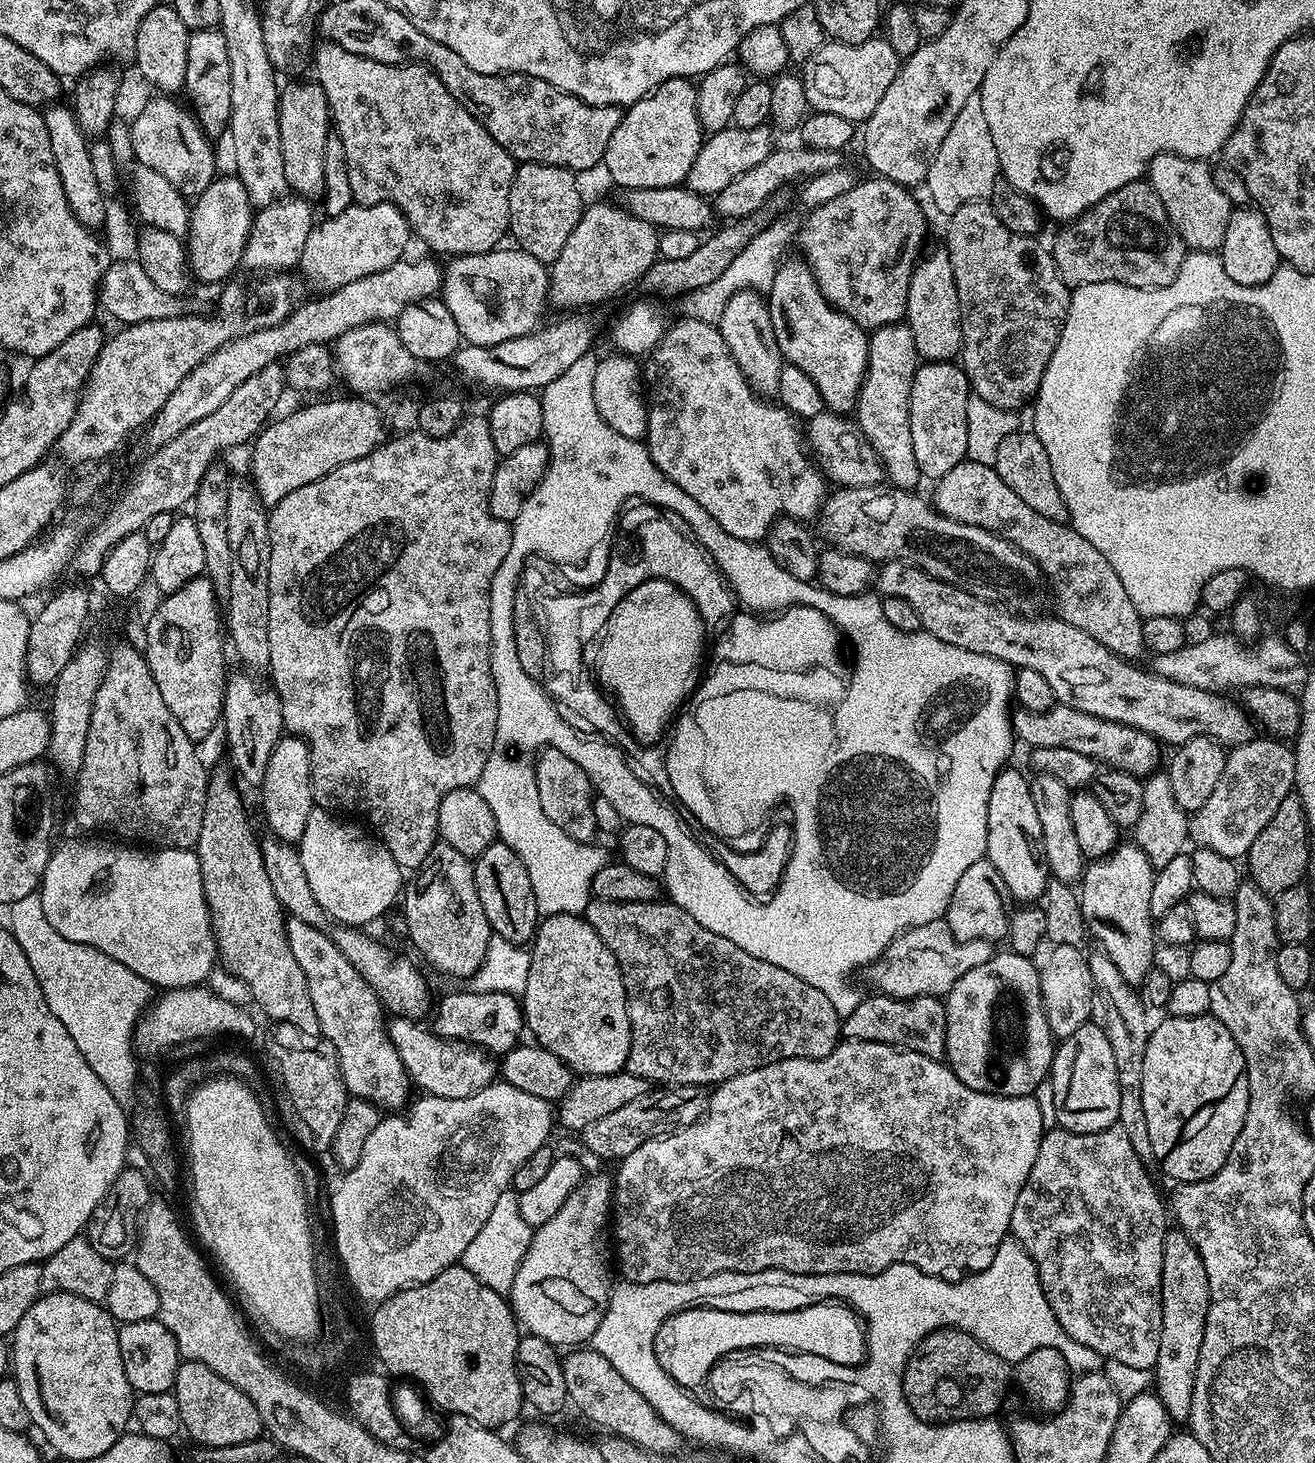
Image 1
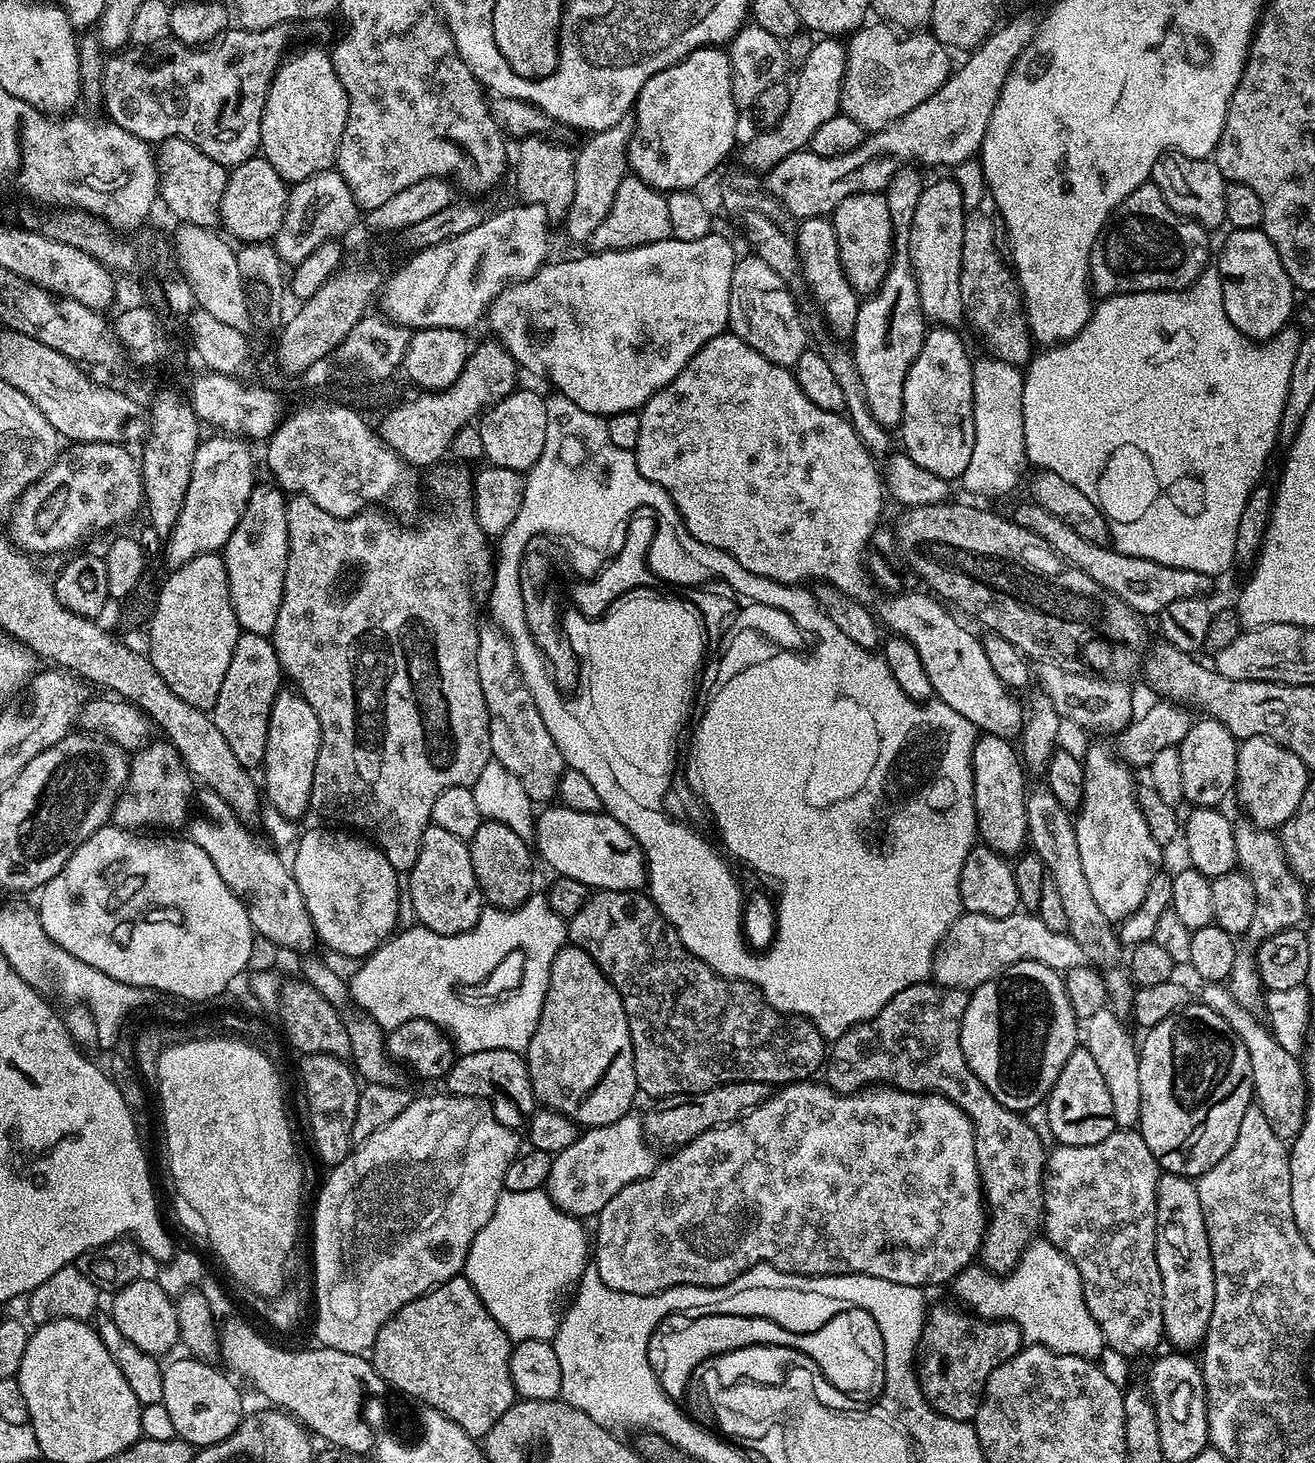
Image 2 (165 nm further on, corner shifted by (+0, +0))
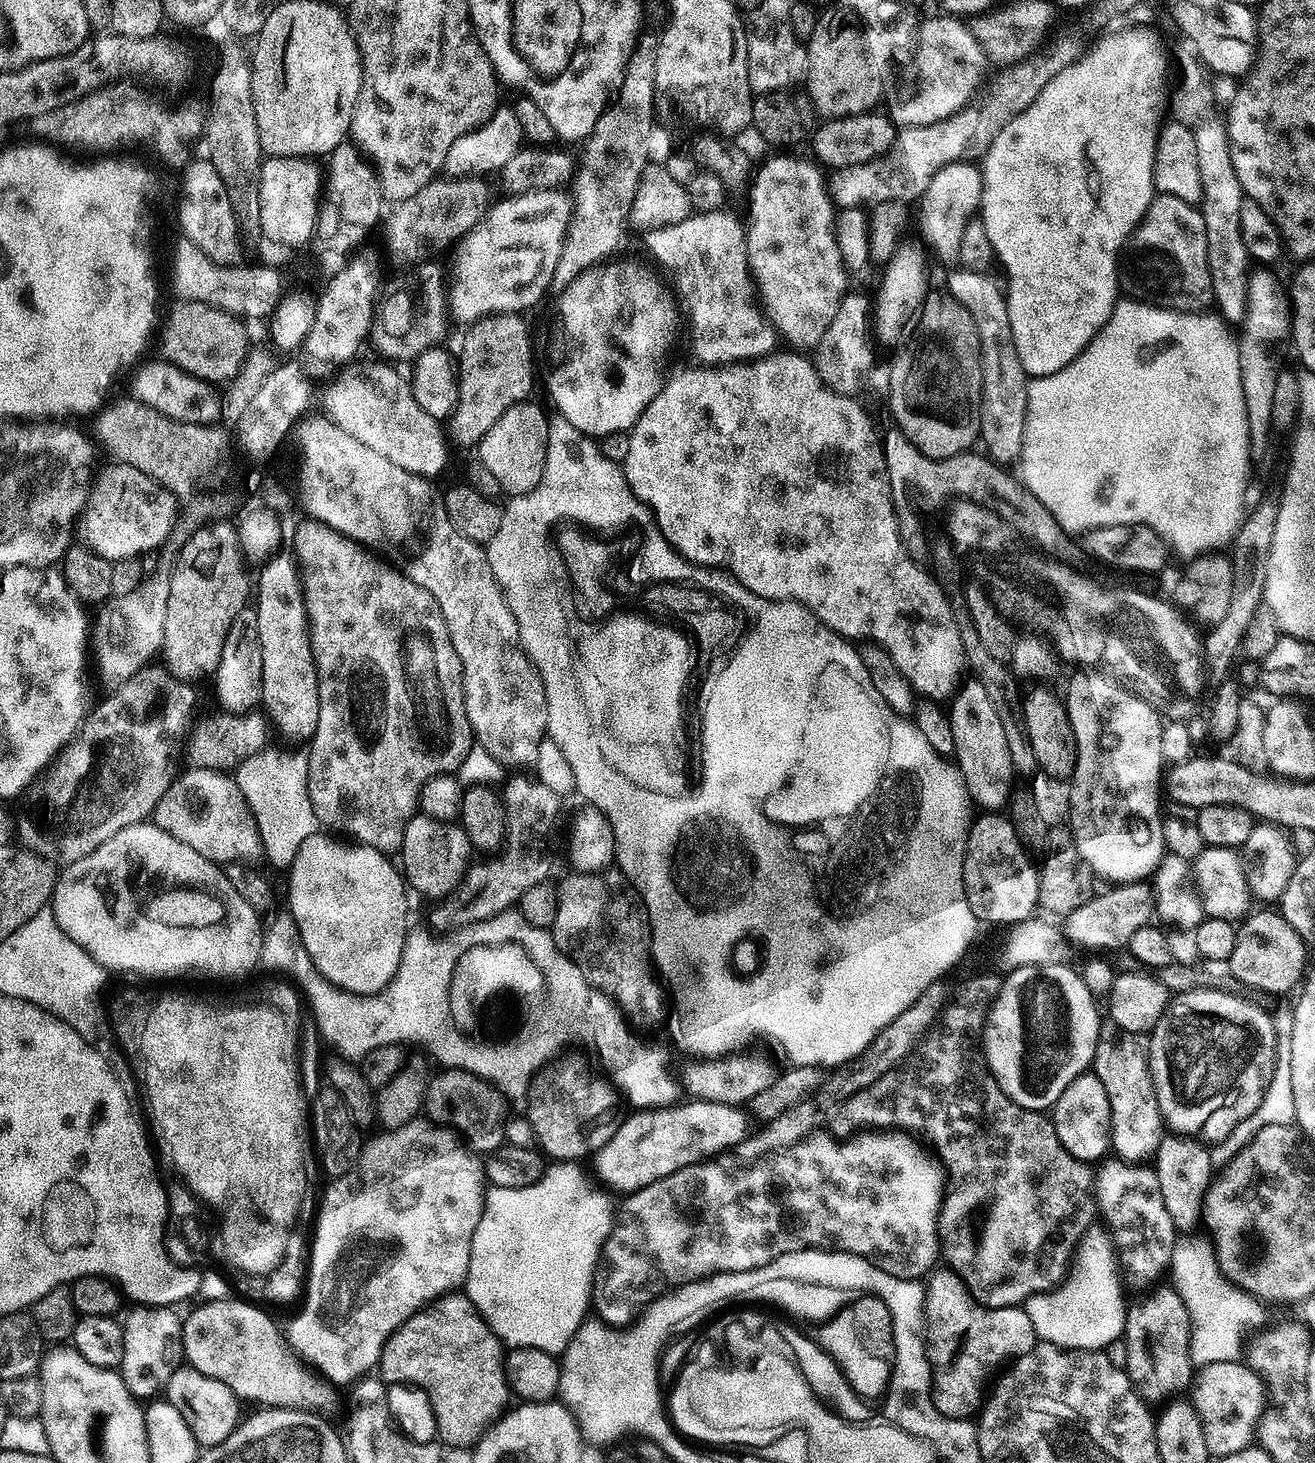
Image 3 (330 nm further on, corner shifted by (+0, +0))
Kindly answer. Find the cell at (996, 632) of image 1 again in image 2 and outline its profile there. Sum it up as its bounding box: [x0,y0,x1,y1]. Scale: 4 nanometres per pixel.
[1038,662,1134,734]

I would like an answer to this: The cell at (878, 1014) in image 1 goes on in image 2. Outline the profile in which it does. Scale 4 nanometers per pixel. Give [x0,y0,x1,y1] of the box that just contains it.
[826,982,1046,1274]

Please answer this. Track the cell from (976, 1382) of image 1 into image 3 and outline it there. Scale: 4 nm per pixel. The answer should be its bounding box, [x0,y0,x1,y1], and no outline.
[922,1266,1038,1420]

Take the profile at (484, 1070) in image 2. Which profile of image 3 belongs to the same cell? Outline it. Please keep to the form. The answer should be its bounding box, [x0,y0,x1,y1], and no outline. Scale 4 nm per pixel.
[423,1068,510,1154]

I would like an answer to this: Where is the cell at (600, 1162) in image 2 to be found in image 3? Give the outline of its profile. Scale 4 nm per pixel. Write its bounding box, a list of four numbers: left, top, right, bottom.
[593,1099,749,1194]

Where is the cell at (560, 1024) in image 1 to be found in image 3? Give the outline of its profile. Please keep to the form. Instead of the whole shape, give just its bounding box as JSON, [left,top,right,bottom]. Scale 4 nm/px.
[526,1062,617,1160]

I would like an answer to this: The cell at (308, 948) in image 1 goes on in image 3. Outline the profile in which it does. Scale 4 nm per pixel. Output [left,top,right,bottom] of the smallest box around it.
[150,768,264,866]

